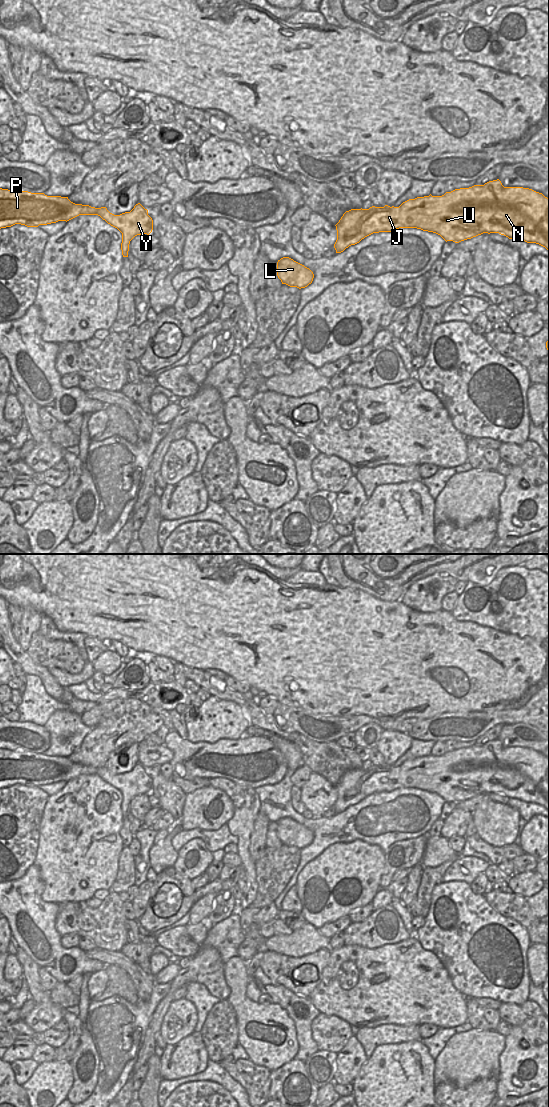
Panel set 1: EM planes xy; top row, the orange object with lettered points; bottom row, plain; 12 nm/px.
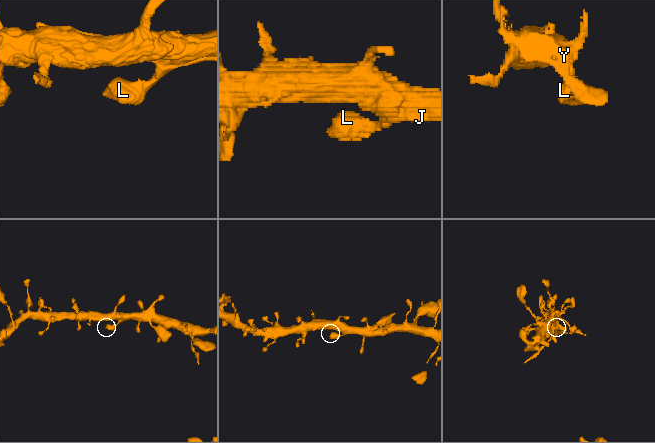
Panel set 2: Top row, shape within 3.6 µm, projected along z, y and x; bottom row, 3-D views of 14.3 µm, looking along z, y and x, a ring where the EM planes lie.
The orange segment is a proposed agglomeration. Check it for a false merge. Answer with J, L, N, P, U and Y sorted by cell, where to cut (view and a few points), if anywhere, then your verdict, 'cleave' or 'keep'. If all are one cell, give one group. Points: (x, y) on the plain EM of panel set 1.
J L N P U Y; no cut; keep

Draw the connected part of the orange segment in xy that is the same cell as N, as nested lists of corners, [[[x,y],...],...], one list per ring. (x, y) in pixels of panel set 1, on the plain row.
[[[499,739],[484,745],[455,749],[442,756],[417,757],[403,762],[399,767],[372,766],[369,769],[346,771],[335,785],[336,813],[343,812],[365,797],[399,788],[417,788],[440,795],[446,802],[471,799],[483,793],[499,793],[509,799],[536,803],[549,811],[549,758],[542,753],[523,747],[504,747]]]

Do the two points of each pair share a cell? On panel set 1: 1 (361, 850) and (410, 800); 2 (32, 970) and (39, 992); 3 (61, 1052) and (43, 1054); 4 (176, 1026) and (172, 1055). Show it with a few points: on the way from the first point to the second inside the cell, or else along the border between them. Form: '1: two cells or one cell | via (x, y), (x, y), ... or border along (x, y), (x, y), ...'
1: two cells | border along (344, 843), (363, 840), (376, 844), (384, 853)
2: one cell | via (32, 975), (35, 987)
3: two cells | border along (56, 1048), (56, 1057), (54, 1059)
4: two cells | border along (191, 1034), (174, 1044), (167, 1045)

